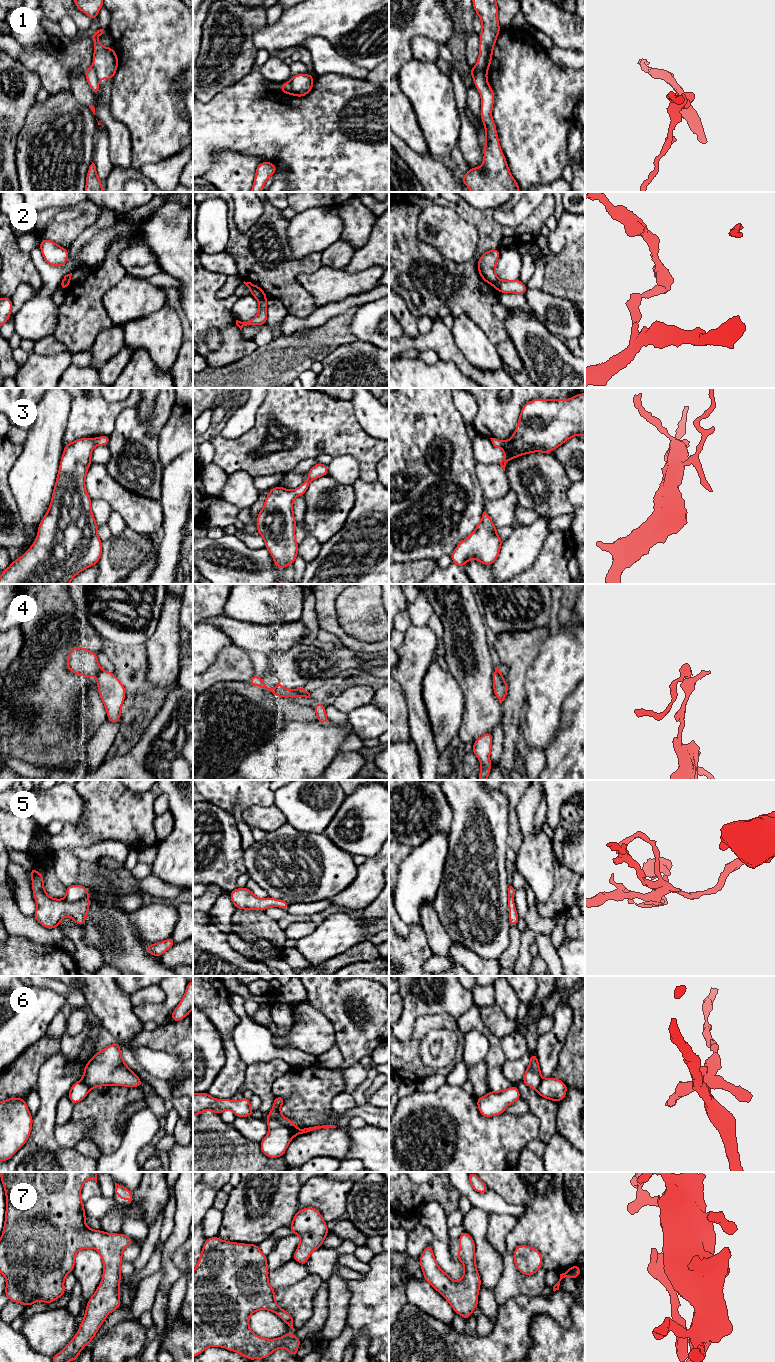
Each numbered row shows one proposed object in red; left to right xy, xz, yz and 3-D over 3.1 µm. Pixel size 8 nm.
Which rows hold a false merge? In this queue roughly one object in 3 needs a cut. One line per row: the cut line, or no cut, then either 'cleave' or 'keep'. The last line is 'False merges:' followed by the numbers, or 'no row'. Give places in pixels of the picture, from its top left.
1: cut in yz along (486, 76), (482, 72), (478, 72), (473, 78); cleave
2: cut in xz along (265, 298), (258, 300); cleave
3: no cut; keep
4: cut in xy along (102, 670), (96, 676); cleave
5: no cut; keep
6: cut in xz along (266, 1118), (276, 1118), (294, 1135); cleave
7: no cut; keep
False merges: 1, 2, 4, 6

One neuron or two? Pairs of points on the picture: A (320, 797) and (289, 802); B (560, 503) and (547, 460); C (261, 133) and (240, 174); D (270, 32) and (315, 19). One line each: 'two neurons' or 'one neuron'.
A: one neuron
B: one neuron
C: two neurons
D: one neuron

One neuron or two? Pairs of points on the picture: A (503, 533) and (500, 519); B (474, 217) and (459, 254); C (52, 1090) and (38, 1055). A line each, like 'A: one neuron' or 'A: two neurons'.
A: two neurons
B: two neurons
C: two neurons

